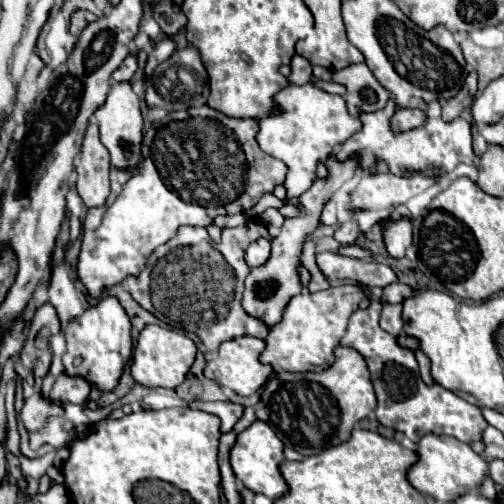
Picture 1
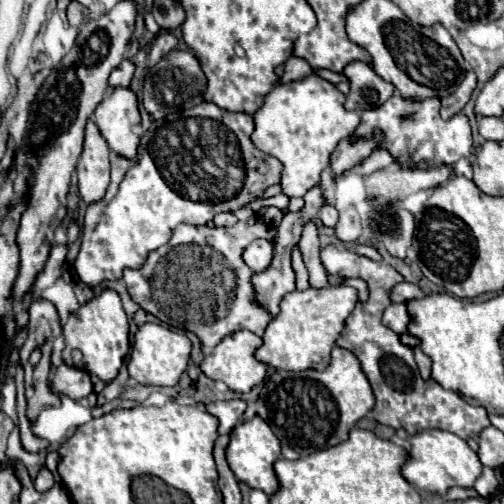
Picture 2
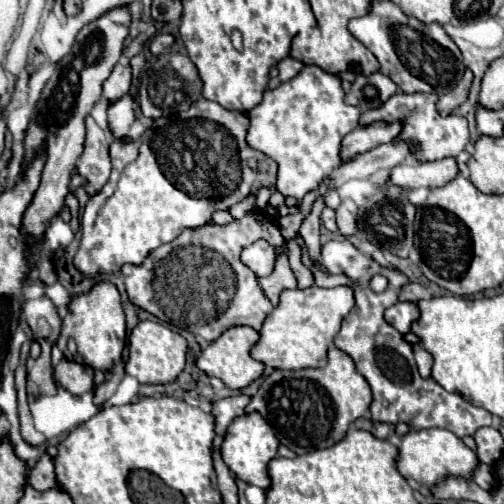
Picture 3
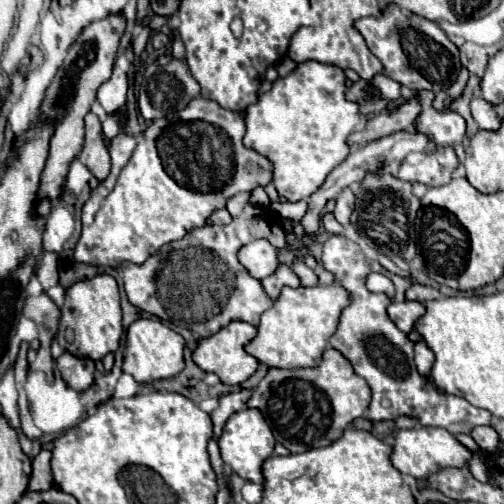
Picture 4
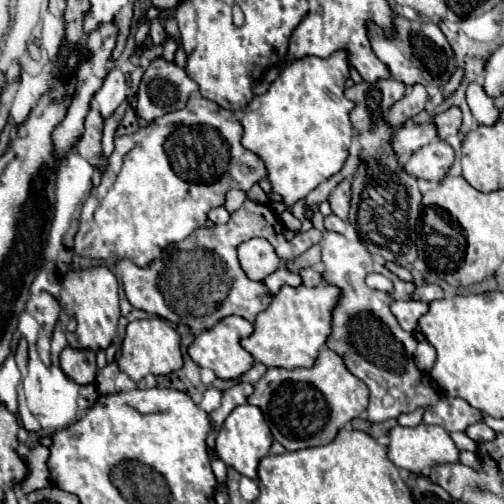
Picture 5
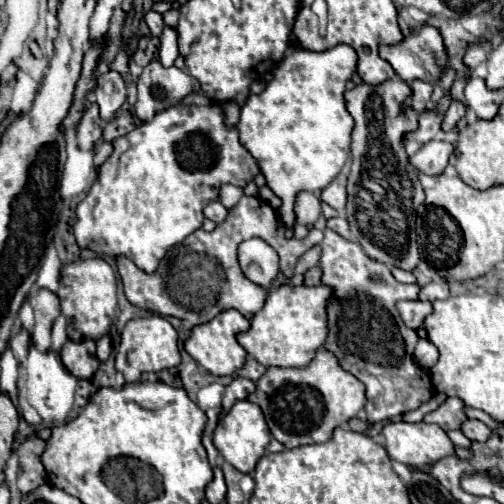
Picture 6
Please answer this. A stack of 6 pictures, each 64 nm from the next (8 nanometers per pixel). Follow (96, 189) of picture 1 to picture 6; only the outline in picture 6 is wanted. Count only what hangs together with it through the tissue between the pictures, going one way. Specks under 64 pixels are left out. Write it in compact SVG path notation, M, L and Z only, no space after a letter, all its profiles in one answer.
M86 104L86 112L78 124L78 148L94 150L96 142L102 138L102 118L98 116L96 104Z

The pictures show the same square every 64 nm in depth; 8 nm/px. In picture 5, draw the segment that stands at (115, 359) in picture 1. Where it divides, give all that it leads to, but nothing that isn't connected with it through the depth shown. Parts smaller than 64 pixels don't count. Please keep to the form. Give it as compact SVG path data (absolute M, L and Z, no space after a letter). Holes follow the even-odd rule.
M106 266L68 272L62 278L60 306L62 306L60 328L70 348L100 352L112 344L120 318L120 306L118 306L118 280ZM66 328L74 328L74 332L68 332Z

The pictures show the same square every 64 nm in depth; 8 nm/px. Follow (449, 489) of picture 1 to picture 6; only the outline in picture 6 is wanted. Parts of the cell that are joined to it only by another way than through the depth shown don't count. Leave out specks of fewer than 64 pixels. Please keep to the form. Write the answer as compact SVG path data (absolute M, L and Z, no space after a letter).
M386 424L382 434L386 436L386 452L392 460L412 468L430 468L434 462L452 456L454 444L438 424Z

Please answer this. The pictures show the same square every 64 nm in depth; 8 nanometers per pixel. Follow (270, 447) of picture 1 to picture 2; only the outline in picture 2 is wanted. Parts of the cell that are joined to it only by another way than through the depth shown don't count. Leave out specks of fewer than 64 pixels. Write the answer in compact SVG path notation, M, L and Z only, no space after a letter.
M254 416L250 422L240 422L232 430L230 444L226 448L226 460L228 460L234 476L240 482L244 482L250 488L262 490L264 494L272 496L280 488L278 476L274 472L274 462L278 458L280 458L280 440L274 436L272 428L260 416Z

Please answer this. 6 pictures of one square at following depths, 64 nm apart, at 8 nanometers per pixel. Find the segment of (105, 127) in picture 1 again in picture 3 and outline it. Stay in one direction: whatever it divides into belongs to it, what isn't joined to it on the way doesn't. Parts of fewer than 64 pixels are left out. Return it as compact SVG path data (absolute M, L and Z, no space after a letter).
M124 94L118 100L108 102L106 114L108 114L110 134L120 142L132 142L132 138L128 136L128 130L130 130L130 124L136 120L136 116L134 116L134 98L130 94Z

